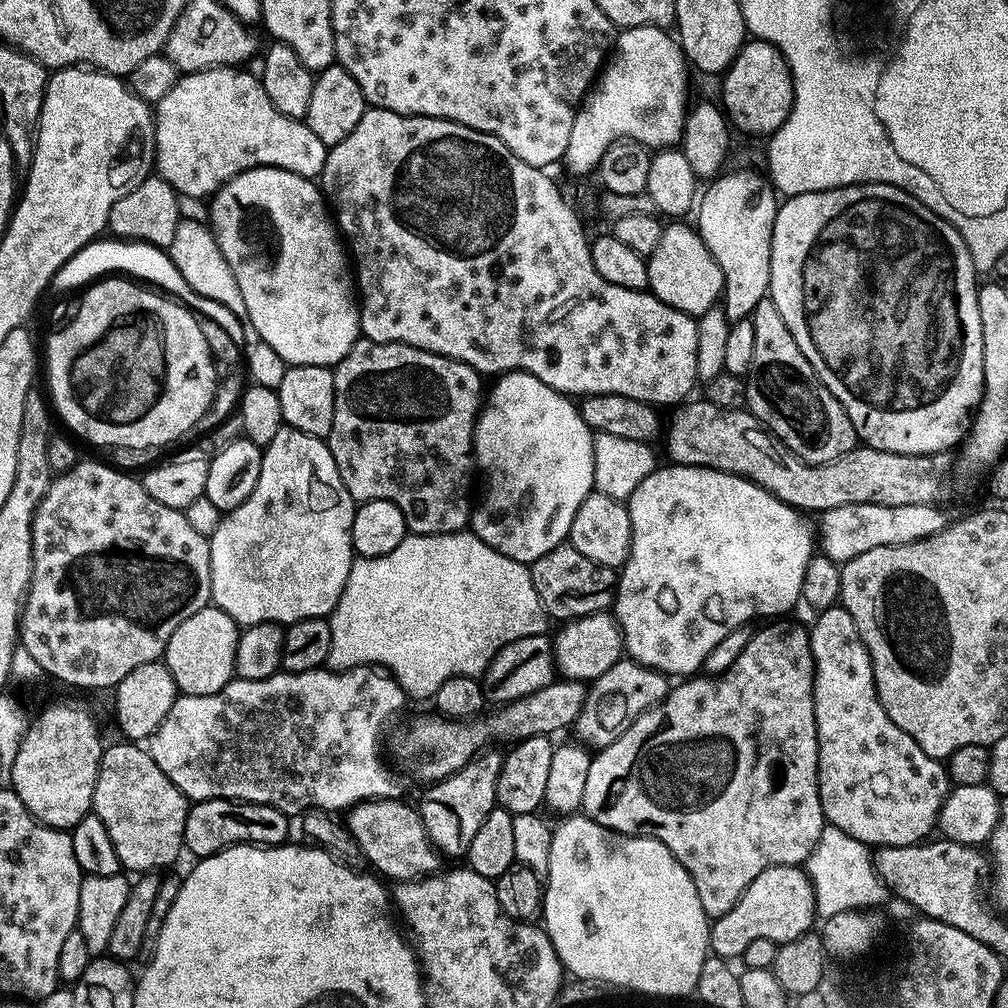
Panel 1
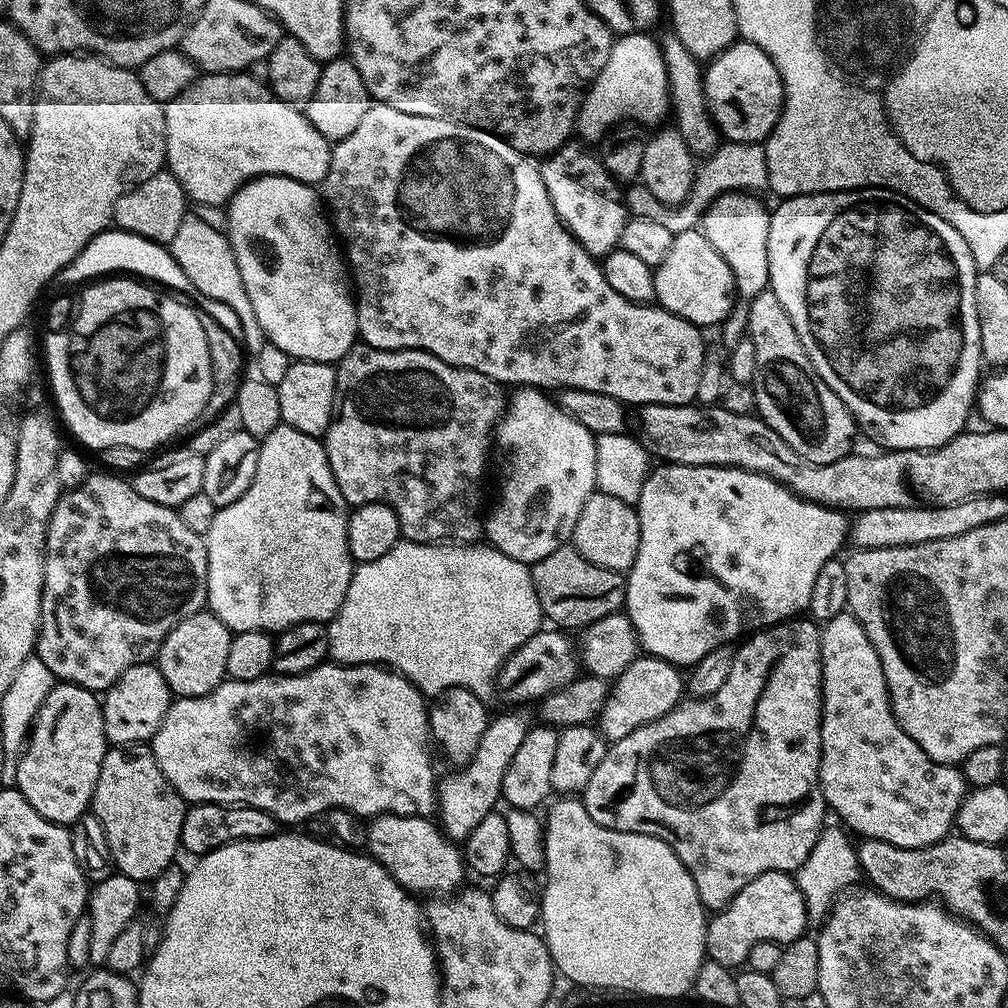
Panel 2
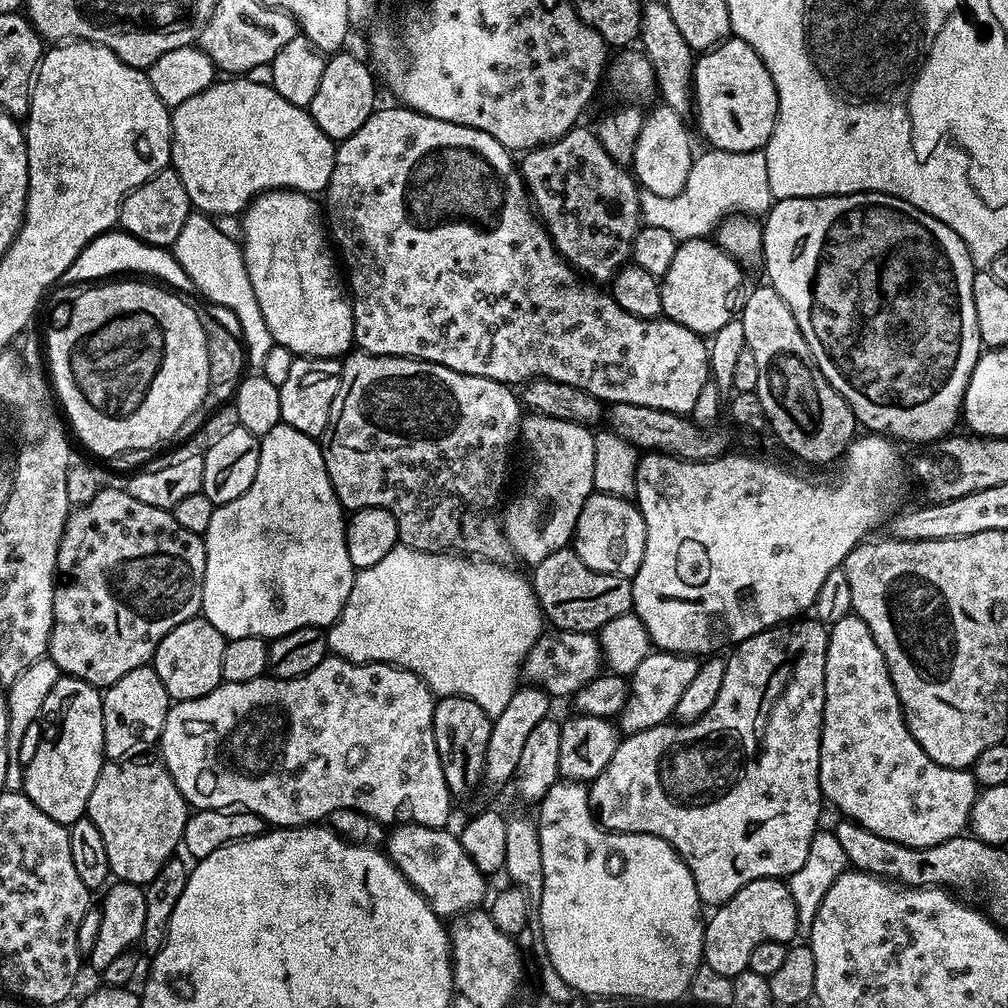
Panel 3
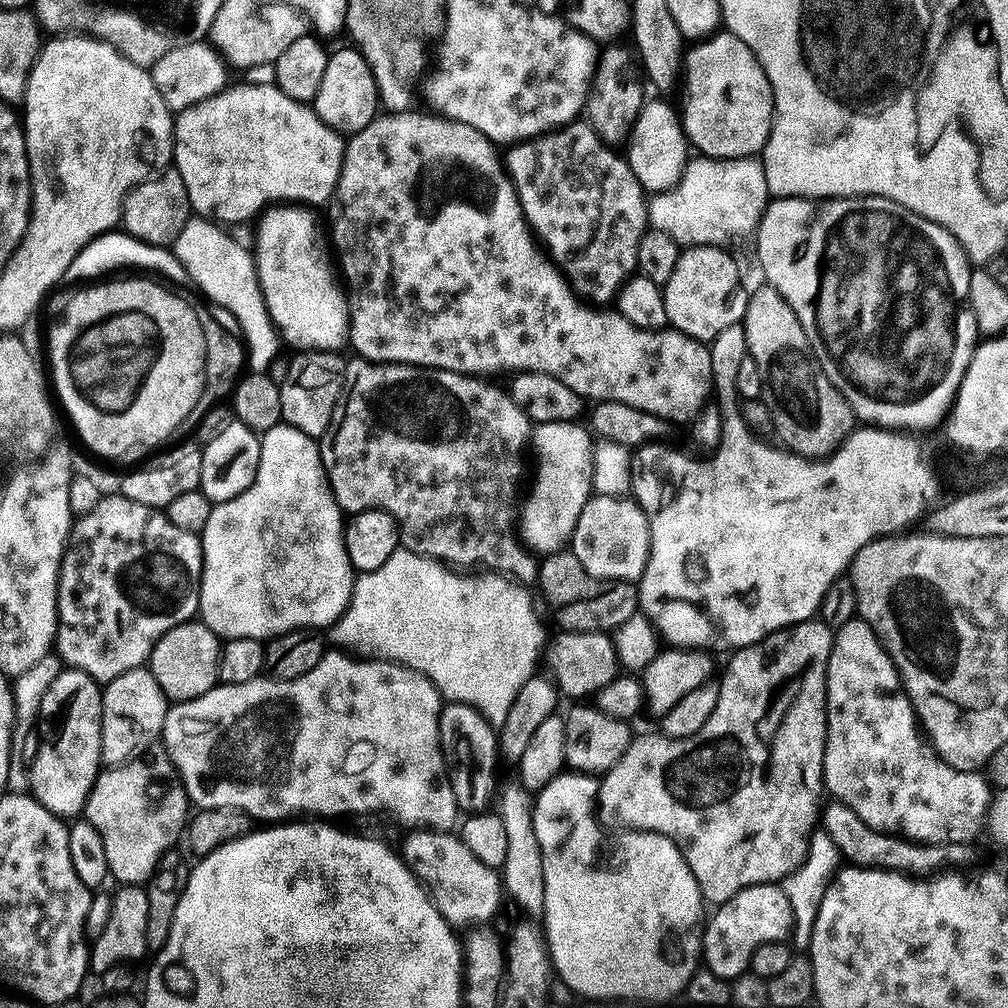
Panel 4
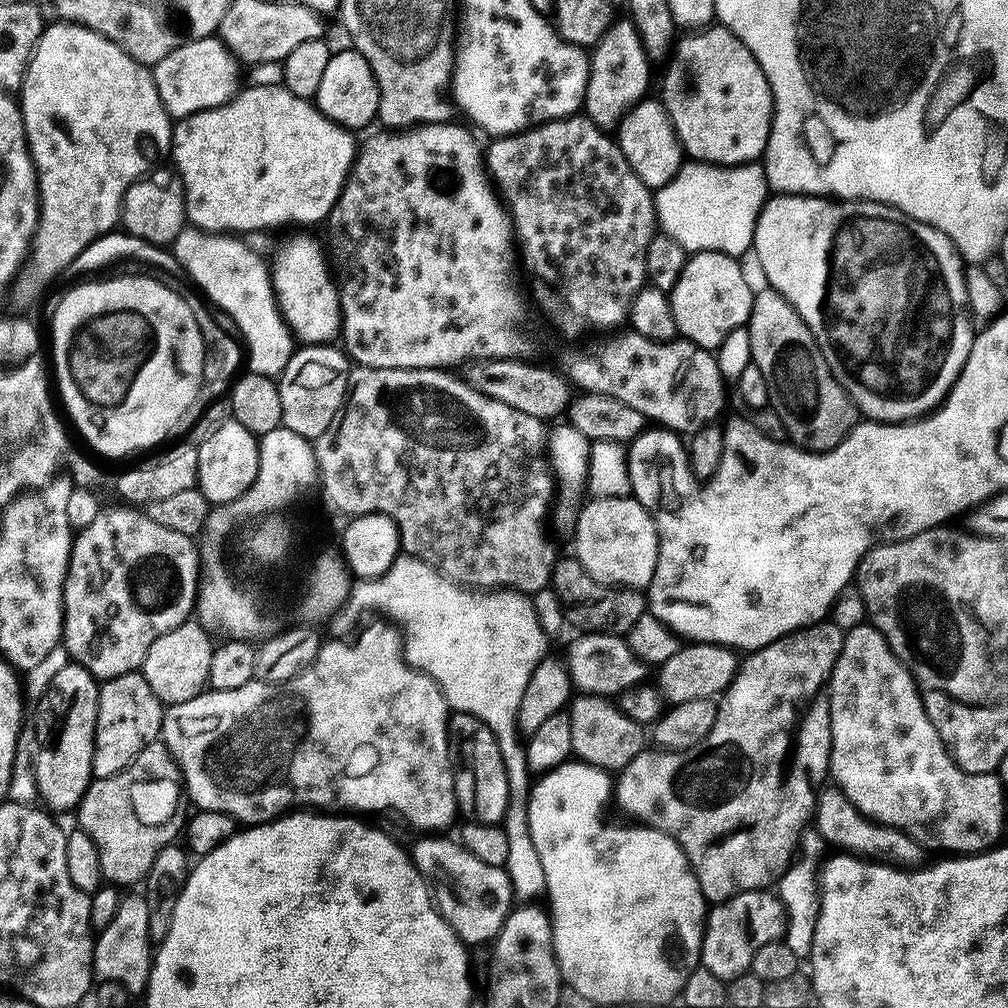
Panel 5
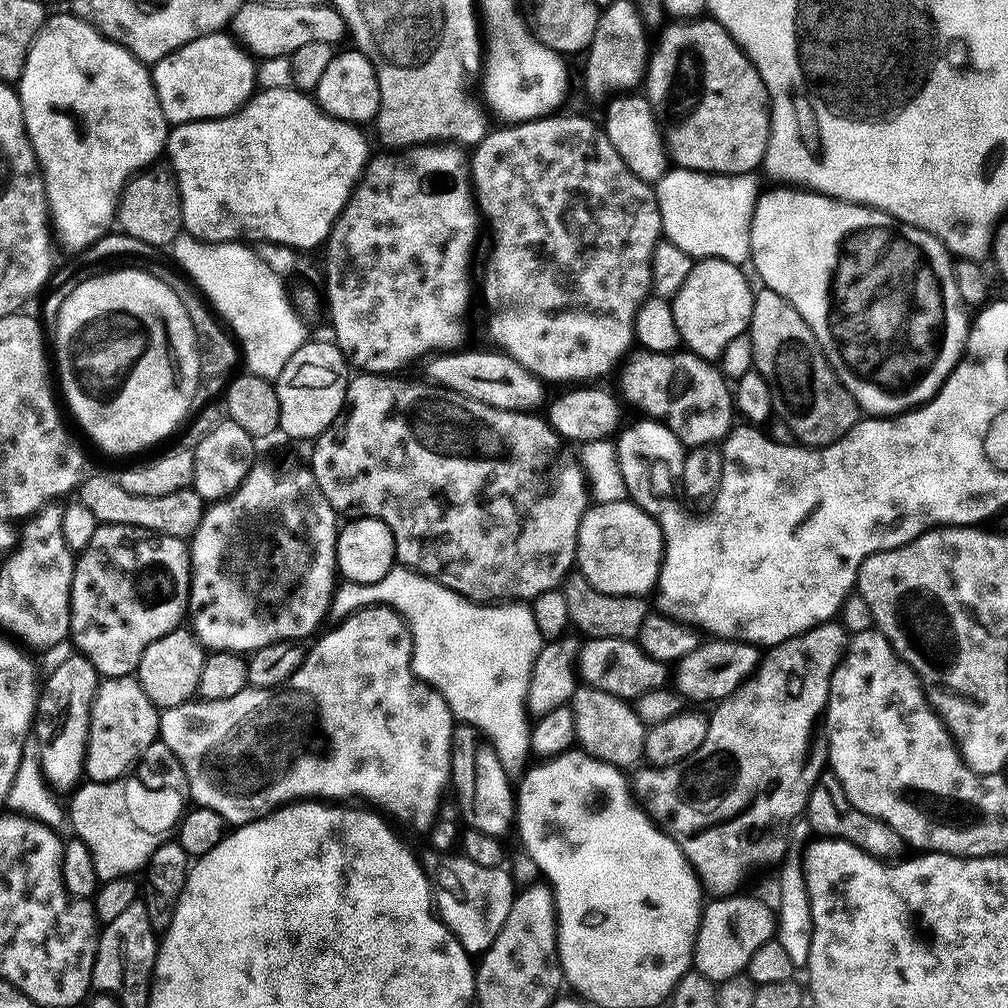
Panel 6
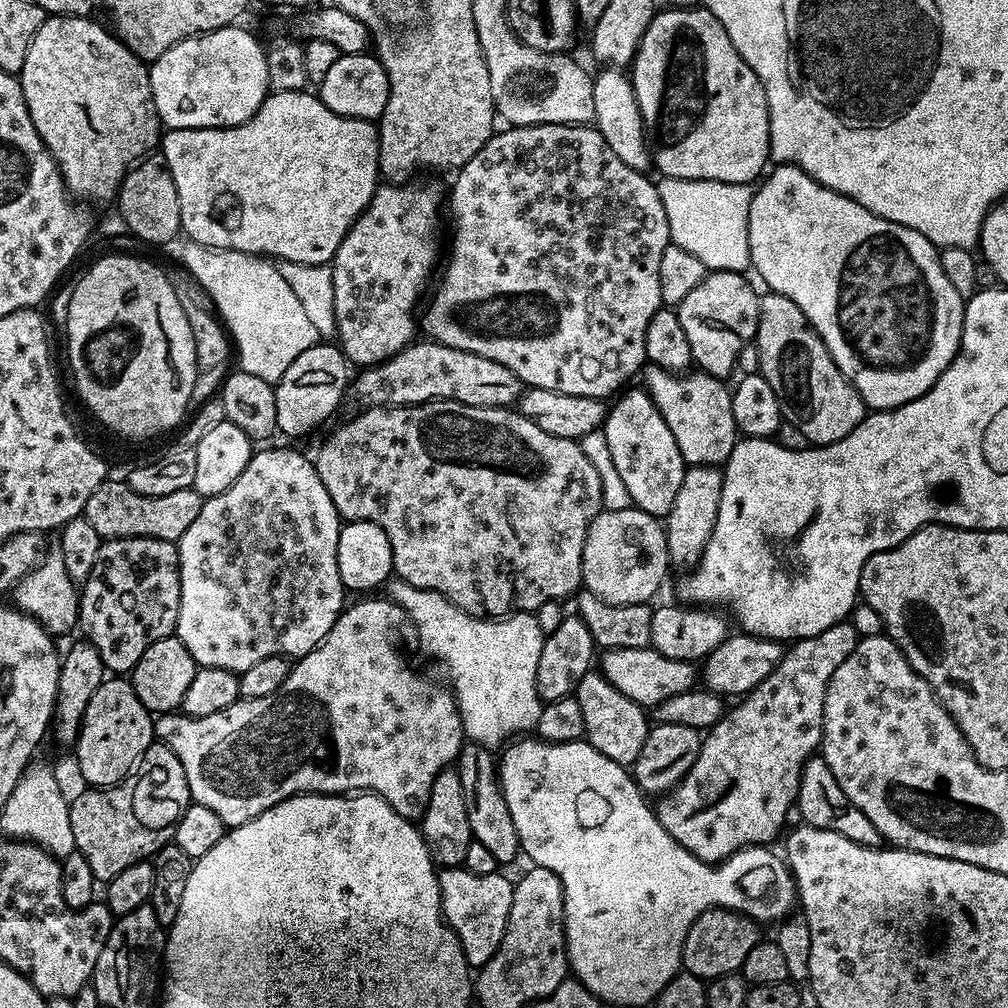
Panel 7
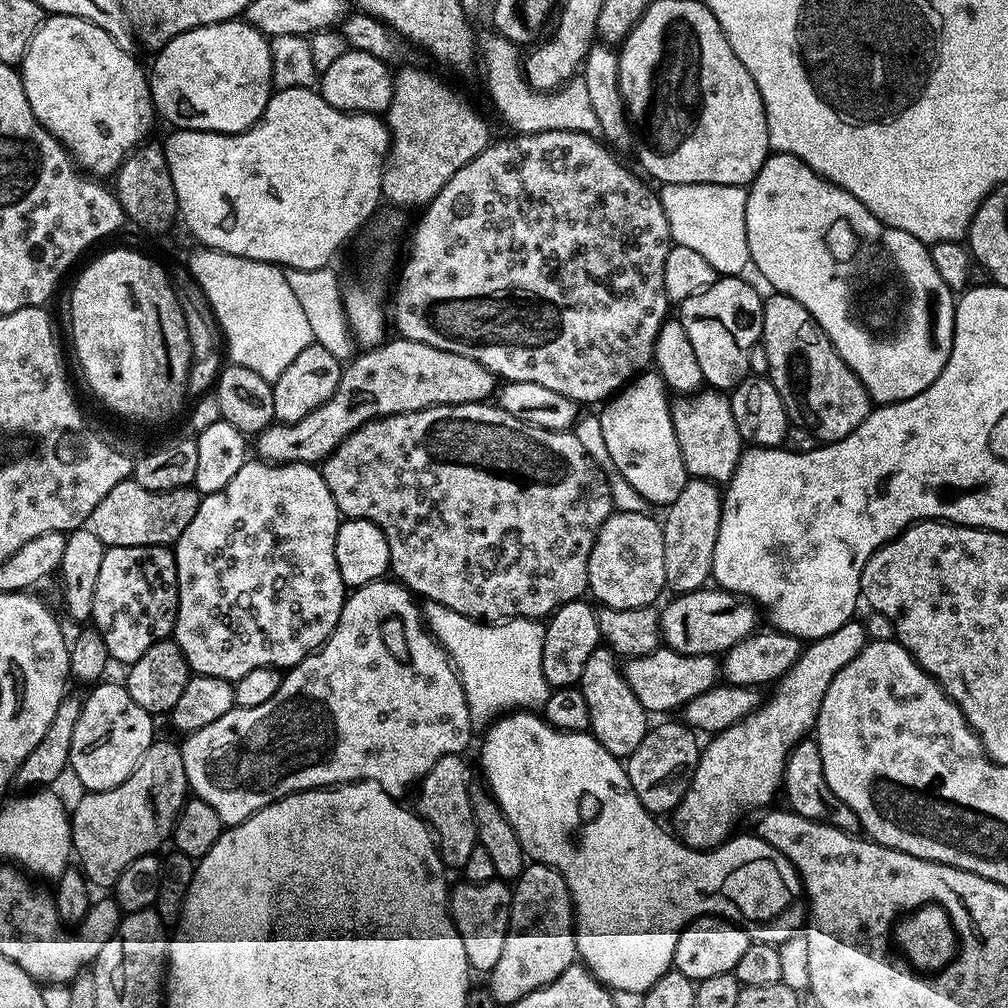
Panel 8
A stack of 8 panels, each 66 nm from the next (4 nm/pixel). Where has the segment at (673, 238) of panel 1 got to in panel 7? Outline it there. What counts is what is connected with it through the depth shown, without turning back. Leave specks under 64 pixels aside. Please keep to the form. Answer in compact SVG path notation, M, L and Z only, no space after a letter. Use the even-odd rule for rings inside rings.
M709 271L702 278L702 282L698 282L698 286L694 286L694 290L690 290L686 298L682 298L678 306L682 330L686 330L695 367L701 372L728 378L732 368L734 372L739 365L742 350L756 339L756 327L760 321L760 296L748 285L746 277L748 276L738 272Z

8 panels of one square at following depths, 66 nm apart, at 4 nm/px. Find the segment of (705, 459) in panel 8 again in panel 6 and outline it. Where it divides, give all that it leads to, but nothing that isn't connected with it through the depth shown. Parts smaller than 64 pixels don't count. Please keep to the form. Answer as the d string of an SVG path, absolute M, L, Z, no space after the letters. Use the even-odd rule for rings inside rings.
M636 350L623 365L624 396L636 408L641 408L645 417L659 420L673 432L685 449L703 448L723 441L734 427L734 392L723 371L713 361L704 360L687 350L675 352L650 352Z

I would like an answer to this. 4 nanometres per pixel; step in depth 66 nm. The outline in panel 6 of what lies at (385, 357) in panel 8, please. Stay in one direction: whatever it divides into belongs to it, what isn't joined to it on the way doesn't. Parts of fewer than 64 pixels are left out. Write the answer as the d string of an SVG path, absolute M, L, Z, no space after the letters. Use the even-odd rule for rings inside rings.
M444 350L427 361L424 372L433 385L457 392L466 398L474 398L486 406L494 406L511 412L532 412L540 403L543 405L545 381L535 376L526 366L514 362L506 353L464 352L465 350Z

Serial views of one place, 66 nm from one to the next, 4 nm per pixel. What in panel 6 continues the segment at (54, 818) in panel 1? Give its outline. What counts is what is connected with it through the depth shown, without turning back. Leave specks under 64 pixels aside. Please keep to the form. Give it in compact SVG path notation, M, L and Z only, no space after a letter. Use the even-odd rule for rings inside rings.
M74 654L63 662L62 666L47 673L48 681L43 681L40 690L38 708L48 716L60 716L60 729L49 744L41 750L41 762L44 776L53 789L68 788L72 790L81 783L84 776L84 755L88 745L90 730L90 710L96 697L96 686L102 677L85 656Z

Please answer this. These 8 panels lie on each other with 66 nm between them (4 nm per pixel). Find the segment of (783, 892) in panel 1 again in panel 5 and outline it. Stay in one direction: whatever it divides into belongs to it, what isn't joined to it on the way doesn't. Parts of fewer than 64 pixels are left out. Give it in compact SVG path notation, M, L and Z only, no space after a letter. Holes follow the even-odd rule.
M768 890L740 892L715 905L707 913L704 941L700 947L700 964L710 970L710 974L725 982L735 976L745 975L754 962L754 950L766 946L766 942L774 942L783 937L786 923L784 905L779 895L772 893L771 896L770 893Z

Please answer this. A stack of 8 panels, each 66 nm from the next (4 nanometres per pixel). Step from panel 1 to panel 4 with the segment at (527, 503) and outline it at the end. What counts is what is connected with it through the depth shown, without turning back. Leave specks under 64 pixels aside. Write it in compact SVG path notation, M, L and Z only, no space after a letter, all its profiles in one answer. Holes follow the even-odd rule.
M567 420L536 424L531 445L540 463L540 485L528 500L529 511L523 521L527 547L538 554L561 551L571 541L572 531L592 491L592 450L594 437L583 423Z

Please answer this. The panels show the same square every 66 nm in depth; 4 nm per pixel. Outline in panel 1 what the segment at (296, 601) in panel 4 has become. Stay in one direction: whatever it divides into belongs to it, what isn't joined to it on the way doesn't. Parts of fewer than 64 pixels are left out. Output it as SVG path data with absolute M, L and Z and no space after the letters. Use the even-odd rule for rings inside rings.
M296 430L296 434L274 434L274 438L263 449L261 458L261 473L258 474L258 483L251 491L250 497L240 506L225 513L219 522L219 526L209 537L210 550L210 578L212 579L211 603L215 607L226 610L230 618L236 620L237 625L249 624L278 624L287 626L298 622L302 618L325 618L331 616L336 608L338 598L346 586L346 578L350 574L350 566L356 558L352 548L352 532L354 514L357 503L338 474L338 466L334 466L334 454L330 454L327 443L319 436L302 434L302 430Z

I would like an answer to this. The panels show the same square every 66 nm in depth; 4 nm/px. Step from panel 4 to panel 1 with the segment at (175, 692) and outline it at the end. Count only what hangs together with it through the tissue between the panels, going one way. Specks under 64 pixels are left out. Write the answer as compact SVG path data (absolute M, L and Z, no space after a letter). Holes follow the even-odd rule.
M209 606L190 614L166 642L162 663L168 667L176 683L177 693L185 696L218 694L236 676L234 658L241 629L226 610Z

